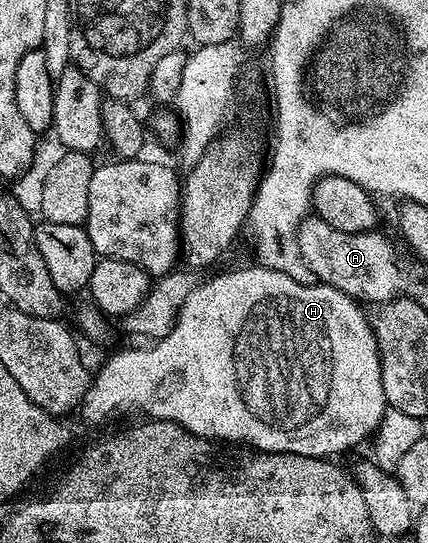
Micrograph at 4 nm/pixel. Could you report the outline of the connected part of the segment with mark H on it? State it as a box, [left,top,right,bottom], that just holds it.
[80,265,388,459]

